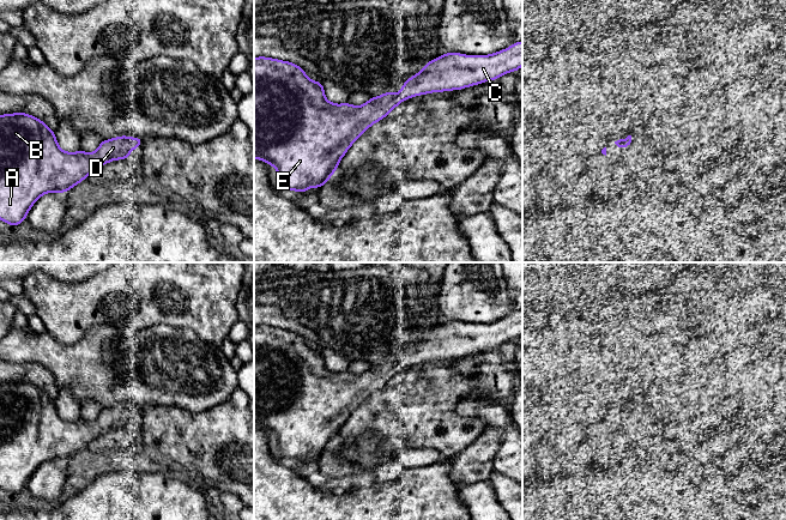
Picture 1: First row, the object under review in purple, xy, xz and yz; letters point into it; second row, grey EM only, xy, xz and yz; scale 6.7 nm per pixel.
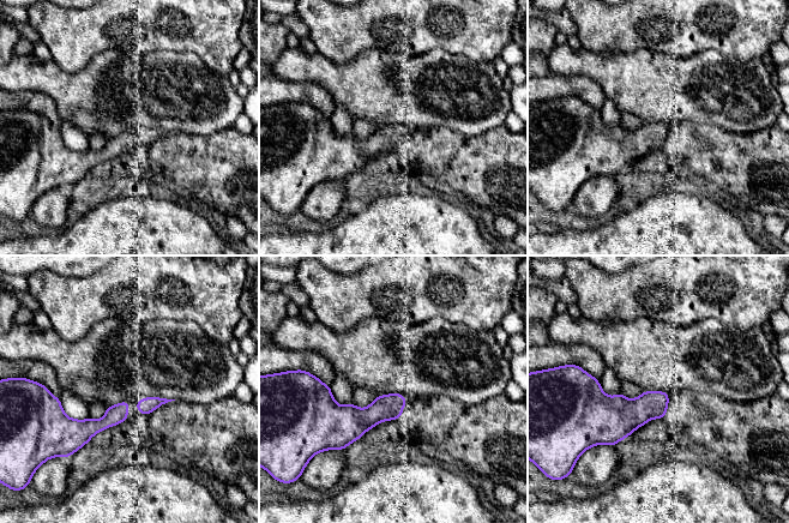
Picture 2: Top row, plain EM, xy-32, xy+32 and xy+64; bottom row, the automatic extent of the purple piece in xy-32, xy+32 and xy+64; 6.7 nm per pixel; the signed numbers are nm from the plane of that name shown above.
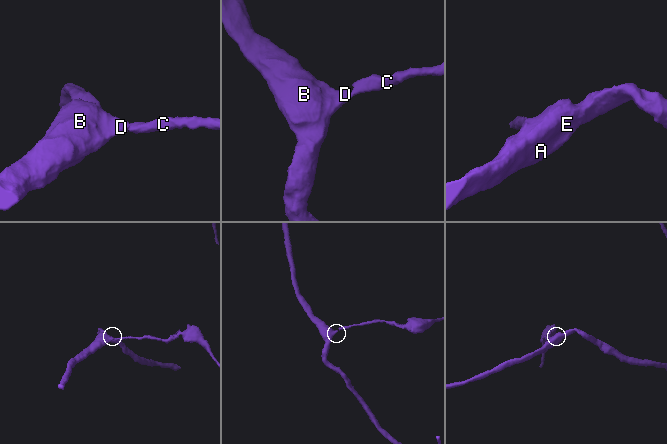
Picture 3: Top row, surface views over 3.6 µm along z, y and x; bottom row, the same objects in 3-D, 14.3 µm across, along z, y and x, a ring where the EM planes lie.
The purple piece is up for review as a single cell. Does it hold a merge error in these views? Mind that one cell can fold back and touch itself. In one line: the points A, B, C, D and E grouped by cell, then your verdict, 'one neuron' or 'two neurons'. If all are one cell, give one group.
A B C D E; one neuron

